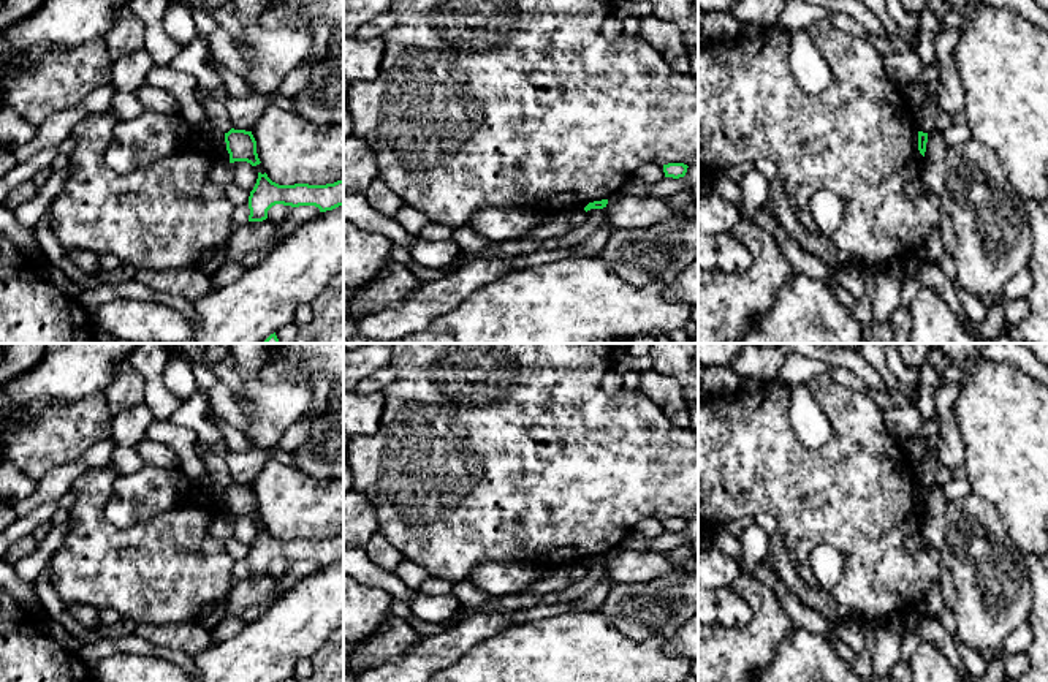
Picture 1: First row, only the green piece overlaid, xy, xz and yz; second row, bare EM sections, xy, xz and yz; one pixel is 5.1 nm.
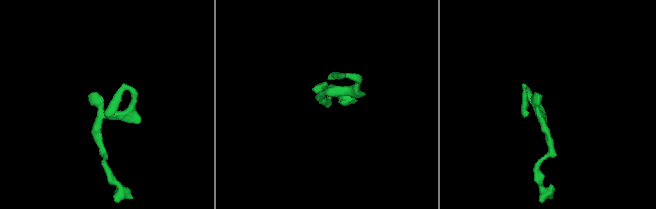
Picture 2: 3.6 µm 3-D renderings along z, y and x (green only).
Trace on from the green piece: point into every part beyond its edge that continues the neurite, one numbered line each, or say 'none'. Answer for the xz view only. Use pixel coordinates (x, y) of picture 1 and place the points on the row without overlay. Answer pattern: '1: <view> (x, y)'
none

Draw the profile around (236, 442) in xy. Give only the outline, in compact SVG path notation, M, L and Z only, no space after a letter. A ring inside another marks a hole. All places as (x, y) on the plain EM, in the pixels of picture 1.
M220 418L220 422L217 424L222 437L225 438L225 445L228 448L228 451L231 453L249 453L252 449L256 449L249 438L245 437L245 434L239 429L236 429L234 426L231 426L230 422L226 422L225 419Z

